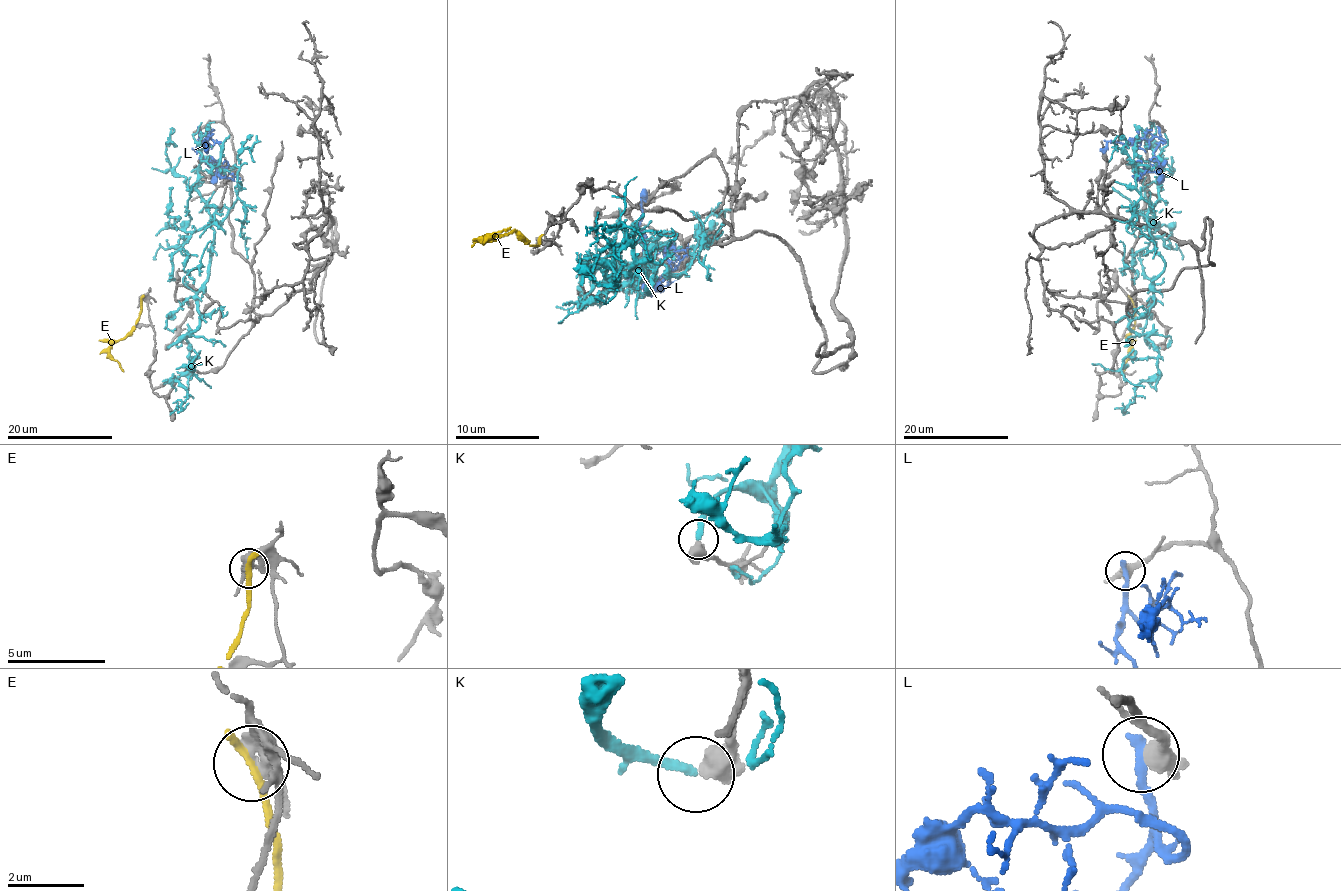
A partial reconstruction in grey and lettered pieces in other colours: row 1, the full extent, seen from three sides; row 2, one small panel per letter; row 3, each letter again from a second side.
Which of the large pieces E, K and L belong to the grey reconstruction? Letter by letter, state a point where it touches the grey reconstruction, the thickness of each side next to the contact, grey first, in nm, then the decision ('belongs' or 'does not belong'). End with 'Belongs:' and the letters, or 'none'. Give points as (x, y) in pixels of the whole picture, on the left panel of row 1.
E: contact (141, 300); calibres 400 and 280 nm; does not belong
K: contact (167, 348); calibres 650 and 240 nm; does not belong
L: contact (199, 129); calibres 340 and 320 nm; does not belong
Belongs: none

